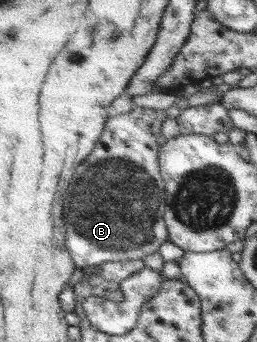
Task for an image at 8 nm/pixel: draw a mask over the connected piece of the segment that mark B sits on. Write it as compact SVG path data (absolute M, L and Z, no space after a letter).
M135 104L128 113L112 113L94 151L74 173L65 195L63 216L66 222L67 247L79 270L90 266L100 267L106 262L143 260L144 256L159 252L162 244L169 242L169 230L165 222L167 186L160 165L162 144L156 138L162 136L162 124L173 113Z

